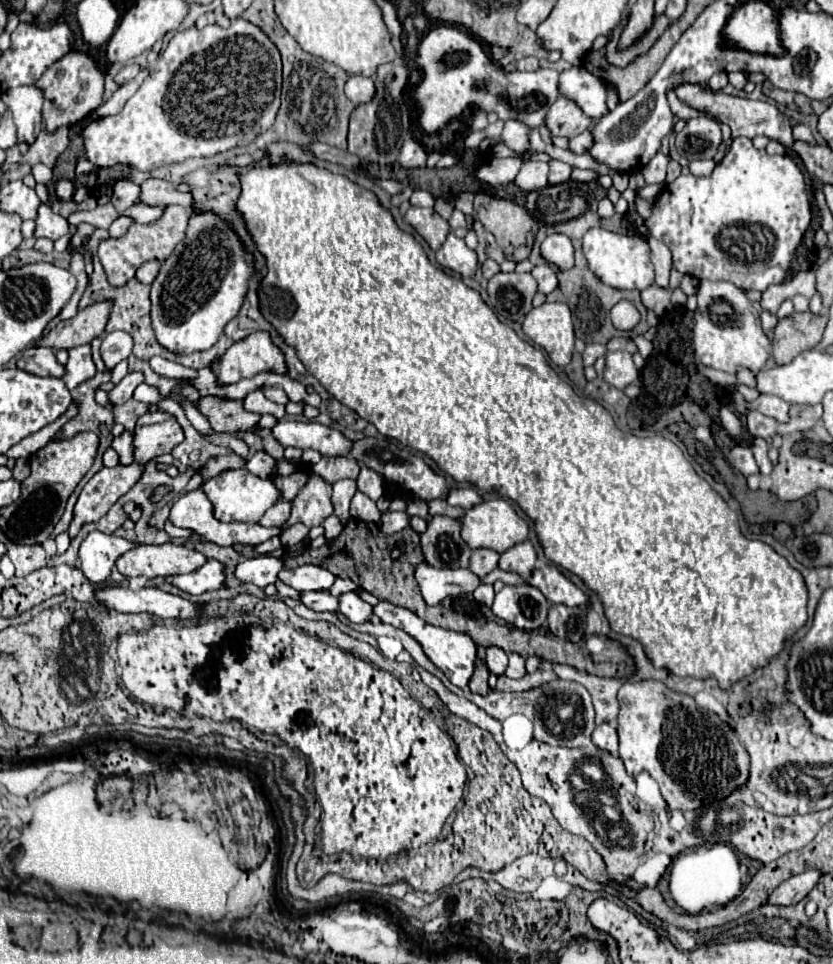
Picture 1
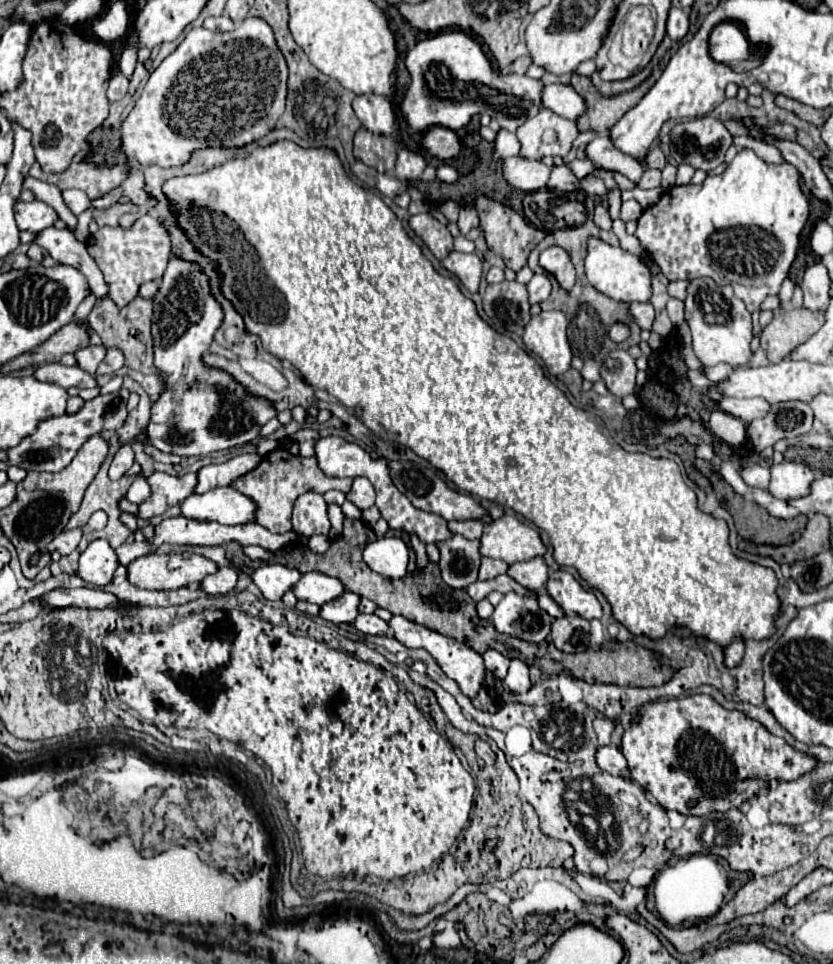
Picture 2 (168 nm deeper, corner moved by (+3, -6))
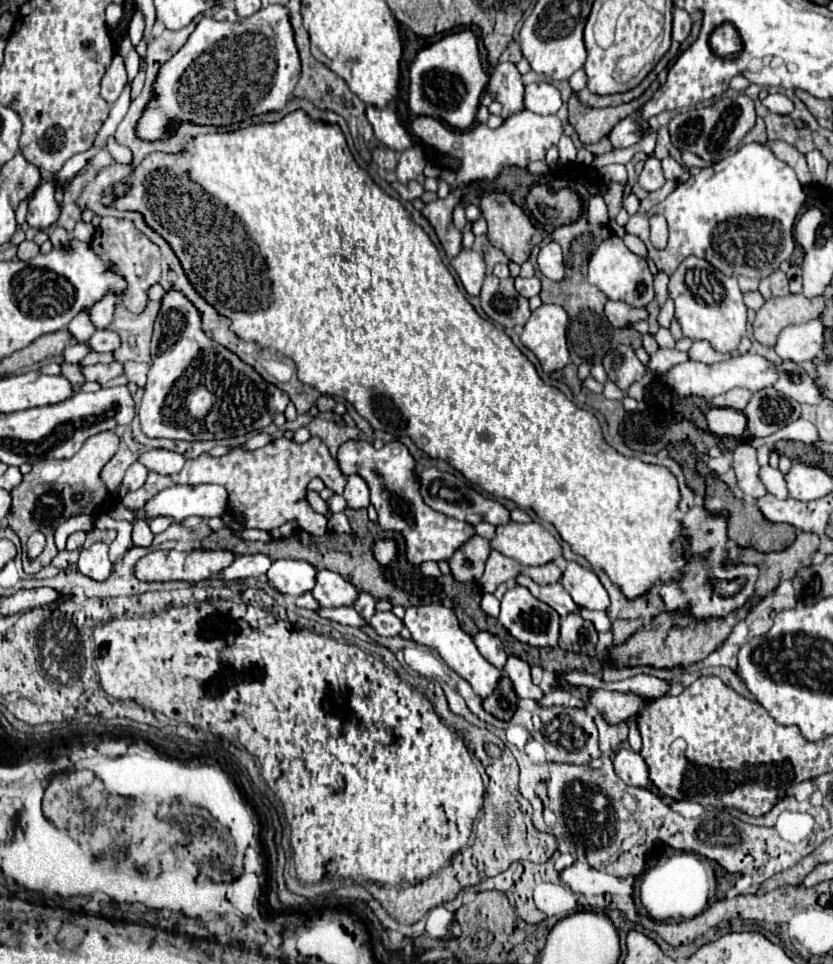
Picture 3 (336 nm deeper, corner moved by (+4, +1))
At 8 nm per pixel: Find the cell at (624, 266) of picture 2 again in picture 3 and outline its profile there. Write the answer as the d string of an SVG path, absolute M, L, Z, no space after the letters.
M609 236L599 244L589 260L589 282L597 286L609 300L623 300L631 306L647 306L655 292L653 292L653 274L643 258L635 256L619 236Z

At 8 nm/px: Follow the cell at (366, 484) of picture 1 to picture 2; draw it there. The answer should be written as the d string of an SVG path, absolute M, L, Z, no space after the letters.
M358 477L358 479L354 479L354 485L352 485L352 489L350 489L350 493L346 495L346 499L348 501L352 501L358 509L368 509L368 507L372 507L374 505L374 487L372 487L372 483L368 481L368 479L362 479L362 477Z

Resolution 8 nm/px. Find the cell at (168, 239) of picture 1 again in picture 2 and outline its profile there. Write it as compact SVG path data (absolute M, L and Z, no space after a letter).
M142 215L130 229L100 227L86 241L90 257L98 263L110 285L110 299L118 307L126 307L138 297L138 289L146 281L162 279L162 273L170 261L170 237L164 227L152 215Z

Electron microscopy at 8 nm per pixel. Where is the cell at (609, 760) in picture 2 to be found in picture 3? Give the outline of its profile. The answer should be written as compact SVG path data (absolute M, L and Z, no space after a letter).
M619 750L611 756L615 774L631 786L649 786L649 776L647 776L647 766L643 762L643 758L639 756L639 752L633 750Z

